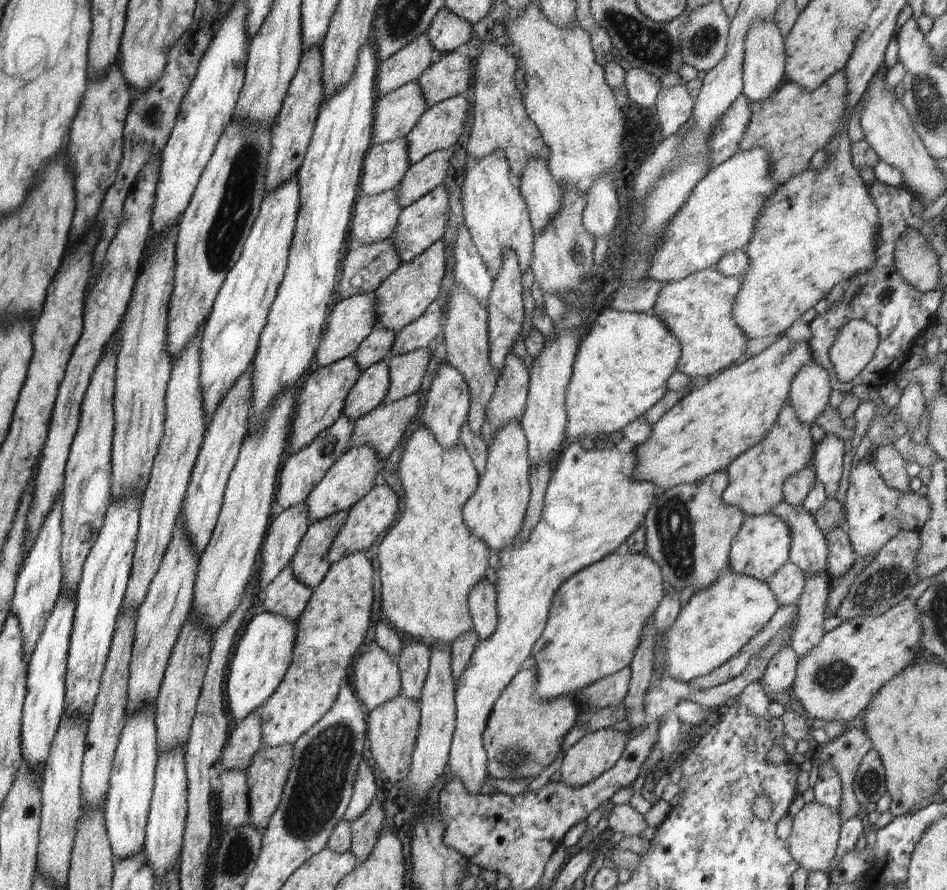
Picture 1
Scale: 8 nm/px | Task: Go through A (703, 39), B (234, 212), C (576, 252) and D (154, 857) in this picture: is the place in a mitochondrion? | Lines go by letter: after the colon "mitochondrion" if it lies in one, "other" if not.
A: mitochondrion
B: mitochondrion
C: other
D: other

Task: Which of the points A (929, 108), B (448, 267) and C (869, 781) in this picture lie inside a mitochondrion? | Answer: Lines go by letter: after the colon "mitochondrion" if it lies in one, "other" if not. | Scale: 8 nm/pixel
A: mitochondrion
B: other
C: mitochondrion

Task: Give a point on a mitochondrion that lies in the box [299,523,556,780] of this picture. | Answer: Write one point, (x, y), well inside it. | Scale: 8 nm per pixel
(515, 758)

